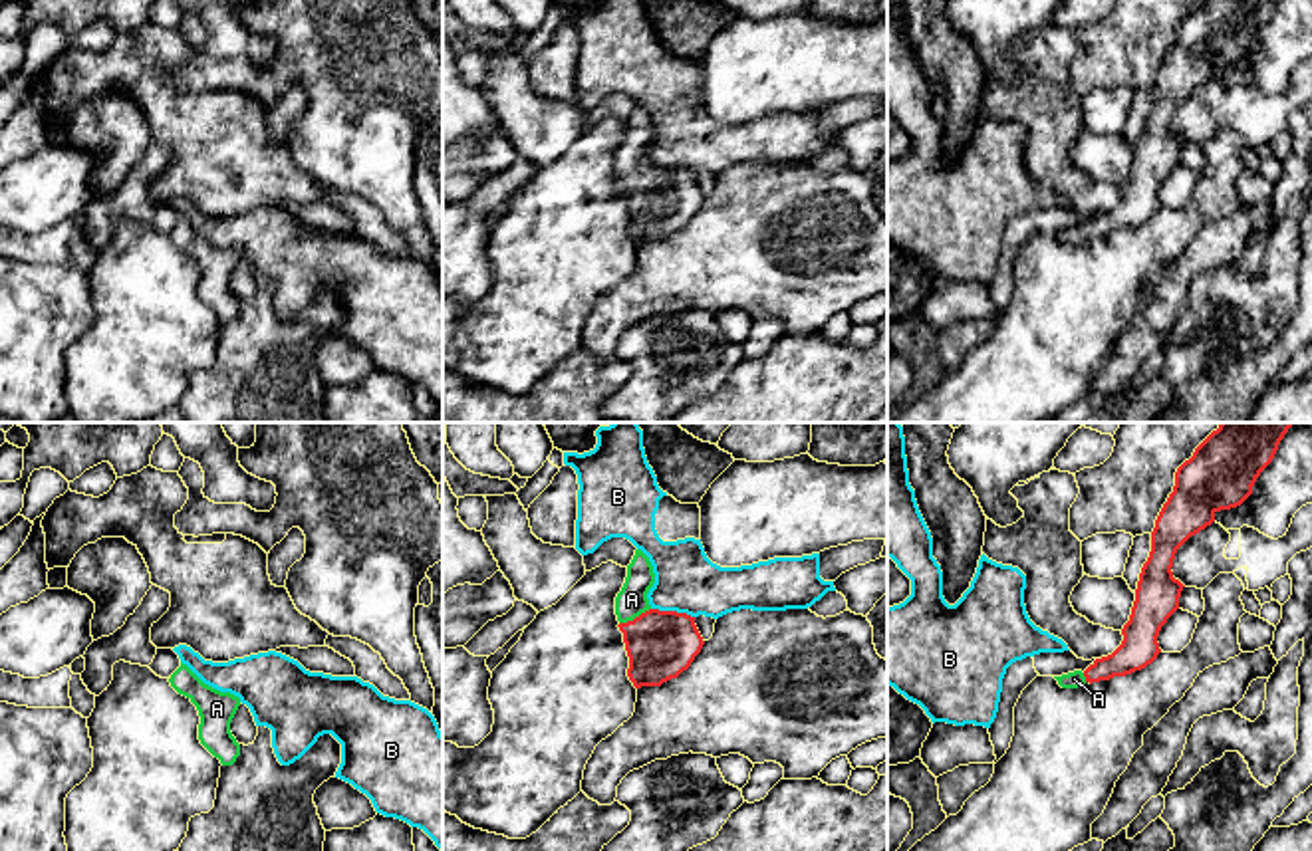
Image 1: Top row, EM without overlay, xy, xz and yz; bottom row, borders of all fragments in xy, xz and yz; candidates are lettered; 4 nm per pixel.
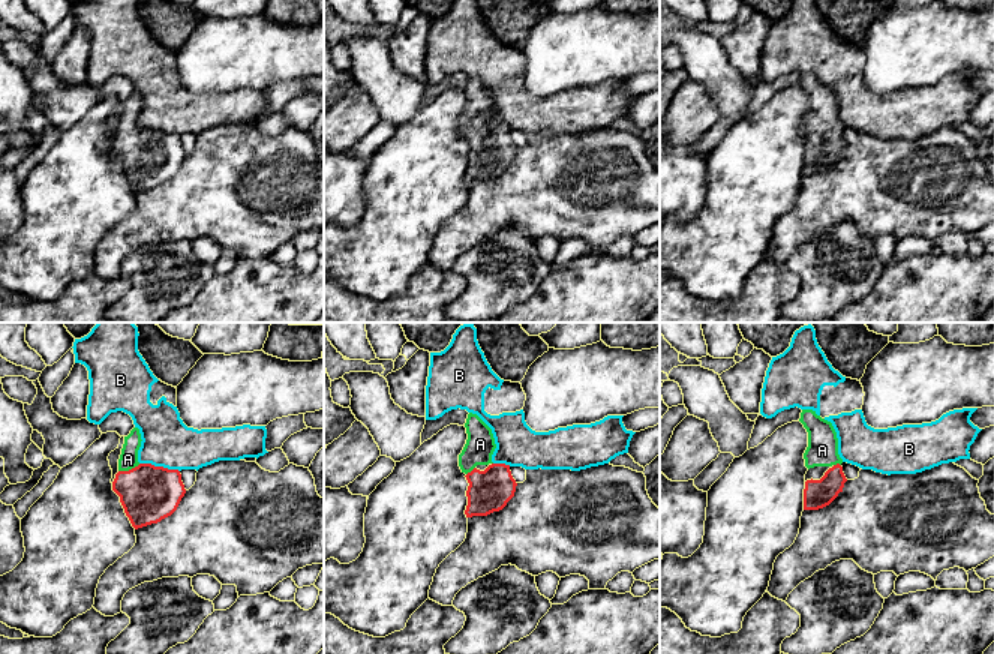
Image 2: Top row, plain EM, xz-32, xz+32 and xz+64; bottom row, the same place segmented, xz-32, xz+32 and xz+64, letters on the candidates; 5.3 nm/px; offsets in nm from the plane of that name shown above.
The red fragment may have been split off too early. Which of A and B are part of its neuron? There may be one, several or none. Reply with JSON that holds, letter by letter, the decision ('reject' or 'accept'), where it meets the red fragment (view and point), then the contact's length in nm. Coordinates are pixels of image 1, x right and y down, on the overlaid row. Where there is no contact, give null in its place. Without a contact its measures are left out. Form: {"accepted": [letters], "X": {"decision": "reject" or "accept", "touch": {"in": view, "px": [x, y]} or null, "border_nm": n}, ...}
{"accepted": ["A"], "A": {"decision": "accept", "touch": {"in": "xz", "px": [636, 617]}, "border_nm": 140}, "B": {"decision": "reject", "touch": {"in": "xz", "px": [673, 611]}, "border_nm": 180}}

